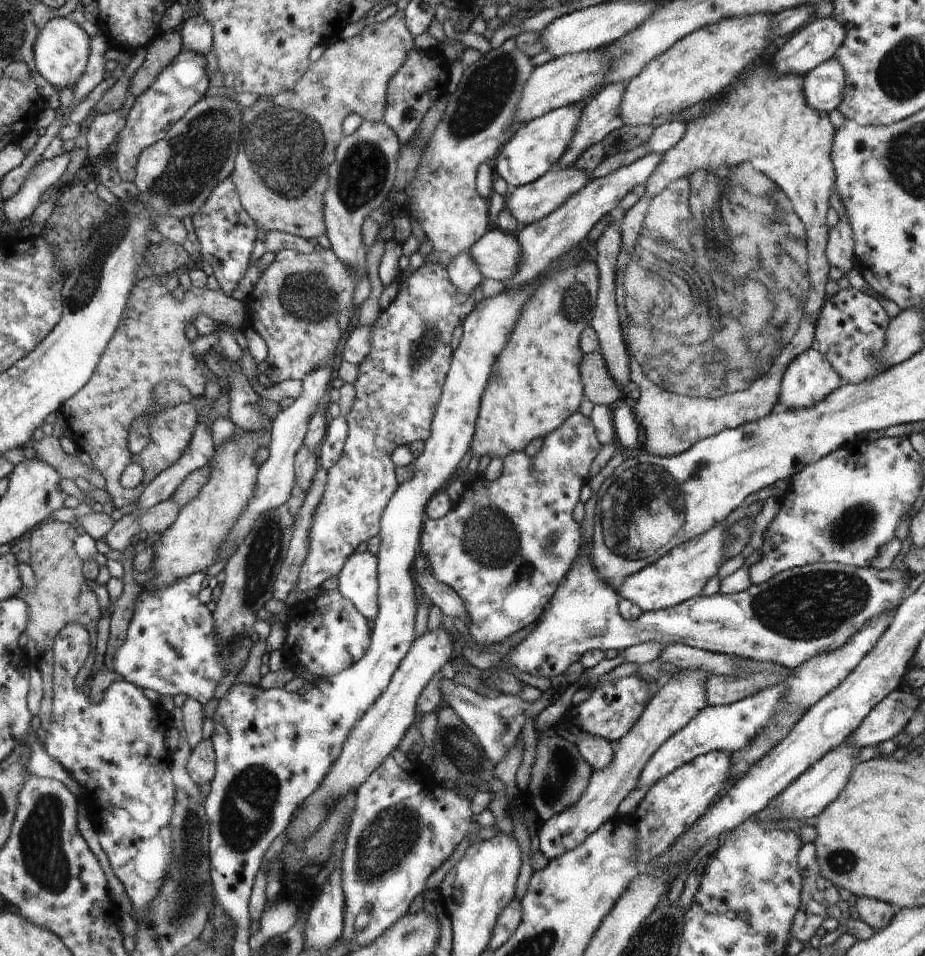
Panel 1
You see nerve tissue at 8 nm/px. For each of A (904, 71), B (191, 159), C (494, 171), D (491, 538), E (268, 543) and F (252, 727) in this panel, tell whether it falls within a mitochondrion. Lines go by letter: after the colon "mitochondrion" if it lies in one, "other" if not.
A: mitochondrion
B: mitochondrion
C: other
D: mitochondrion
E: mitochondrion
F: other

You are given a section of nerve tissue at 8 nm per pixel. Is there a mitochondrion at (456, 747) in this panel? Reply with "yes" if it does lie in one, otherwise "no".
yes

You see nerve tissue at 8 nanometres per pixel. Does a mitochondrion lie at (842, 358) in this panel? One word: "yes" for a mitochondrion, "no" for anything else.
no

